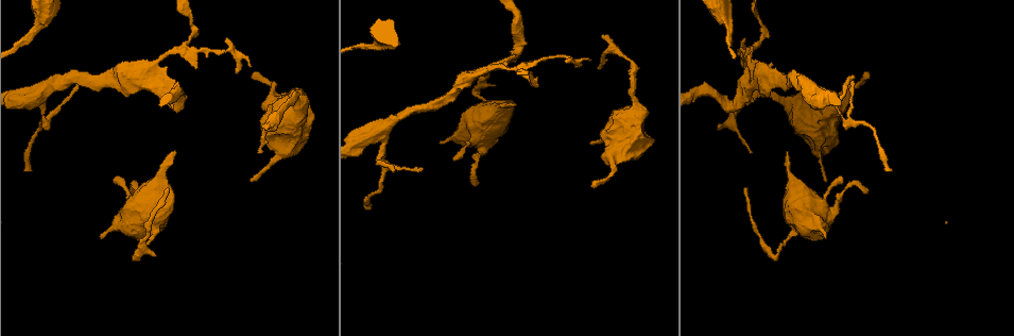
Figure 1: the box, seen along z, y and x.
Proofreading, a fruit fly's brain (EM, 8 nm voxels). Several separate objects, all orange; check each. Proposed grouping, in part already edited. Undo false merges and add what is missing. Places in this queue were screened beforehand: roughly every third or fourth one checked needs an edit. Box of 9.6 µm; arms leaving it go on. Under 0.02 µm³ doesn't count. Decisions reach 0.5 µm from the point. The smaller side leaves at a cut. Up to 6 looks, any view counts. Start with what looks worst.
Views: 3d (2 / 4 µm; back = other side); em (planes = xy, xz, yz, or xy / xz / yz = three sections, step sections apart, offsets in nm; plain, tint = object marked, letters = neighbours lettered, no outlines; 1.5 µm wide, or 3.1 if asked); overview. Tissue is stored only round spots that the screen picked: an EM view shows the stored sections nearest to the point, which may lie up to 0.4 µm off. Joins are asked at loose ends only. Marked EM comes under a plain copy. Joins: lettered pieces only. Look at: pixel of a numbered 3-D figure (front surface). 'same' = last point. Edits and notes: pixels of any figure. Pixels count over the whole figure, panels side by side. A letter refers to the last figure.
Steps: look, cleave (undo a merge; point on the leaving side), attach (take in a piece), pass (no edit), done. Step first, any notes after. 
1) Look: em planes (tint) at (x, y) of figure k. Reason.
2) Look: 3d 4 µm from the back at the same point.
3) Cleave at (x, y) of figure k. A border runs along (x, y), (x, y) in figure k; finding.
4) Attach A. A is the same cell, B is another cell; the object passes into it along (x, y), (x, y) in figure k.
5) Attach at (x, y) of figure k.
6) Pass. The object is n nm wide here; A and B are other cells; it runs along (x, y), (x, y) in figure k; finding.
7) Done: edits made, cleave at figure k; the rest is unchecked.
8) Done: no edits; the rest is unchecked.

Look: em planes (letters) at (787, 151) of figure 1. An open end.

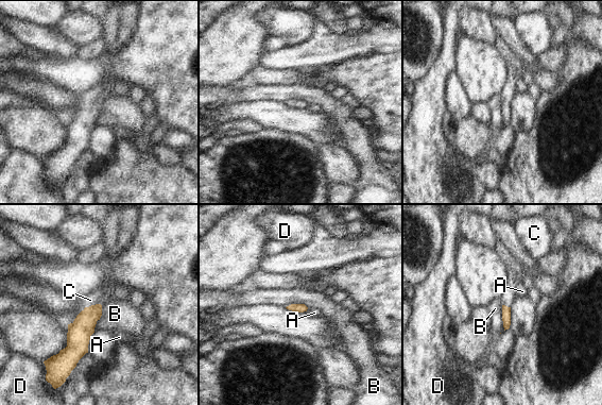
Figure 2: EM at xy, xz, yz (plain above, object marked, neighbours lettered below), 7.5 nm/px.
Attach C. The longest contact is with B, 200 nm; C is the same cell, A, B and D are other cells; the neuron continues.

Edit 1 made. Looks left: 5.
Look: overview. Redraw.

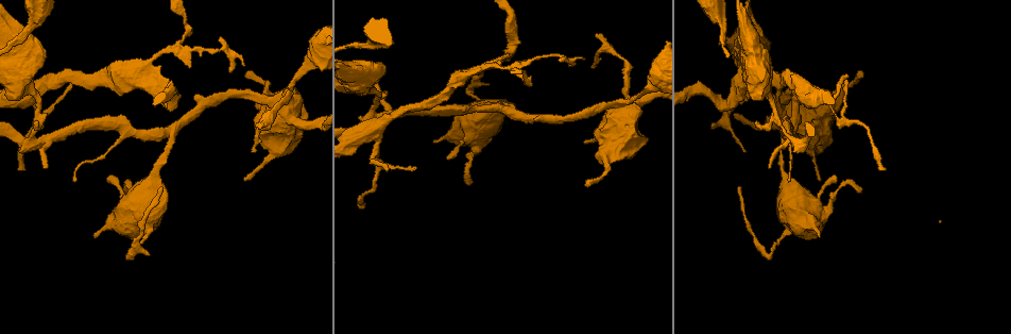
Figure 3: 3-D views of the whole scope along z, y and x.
Look: 3d 2 µm at (363, 207) of figure 3. Thin end.

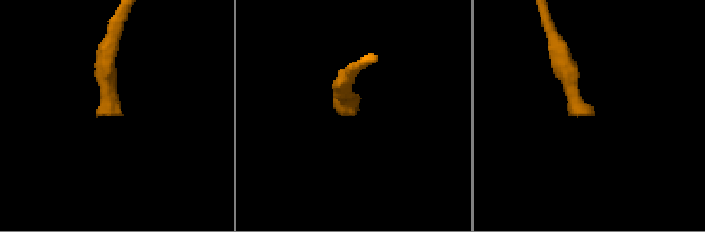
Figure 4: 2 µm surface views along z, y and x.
Look: em xy step 8 (letters) at (114, 115) of figure 4.

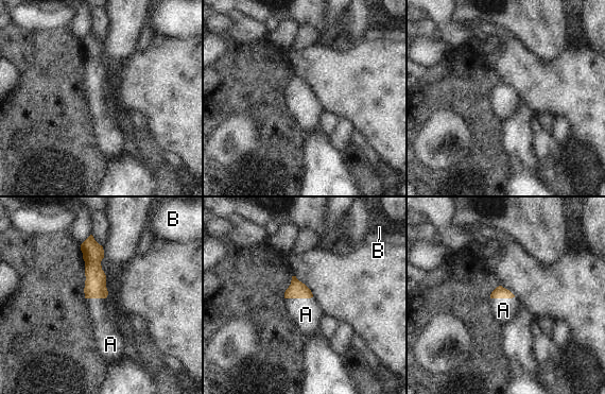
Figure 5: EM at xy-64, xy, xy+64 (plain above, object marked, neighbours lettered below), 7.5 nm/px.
Attach A. The longest contact is with A, 220 nm; A is the same cell, B is another cell; the object passes into it along (296, 290), (298, 297), (306, 314) in figure 5; it goes on there.

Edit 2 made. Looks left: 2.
Done: edits made, attach at figure 2, attach at figure 5; the rest is unchecked.

